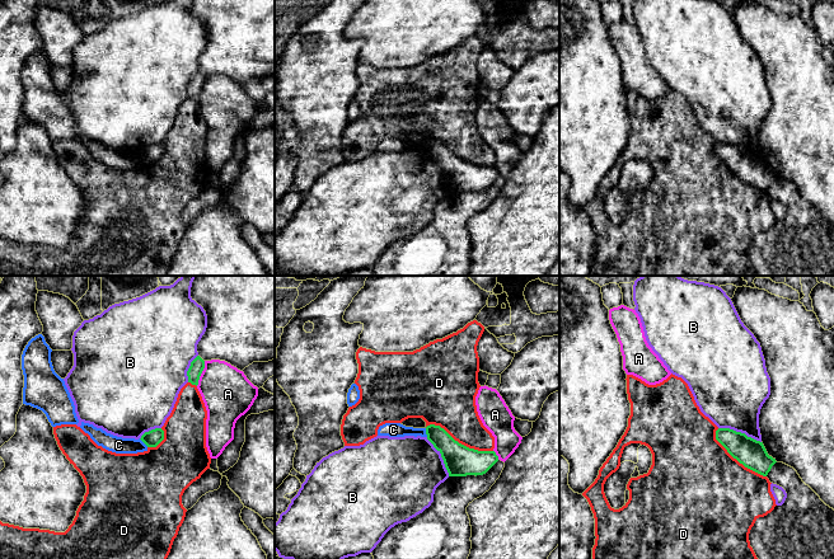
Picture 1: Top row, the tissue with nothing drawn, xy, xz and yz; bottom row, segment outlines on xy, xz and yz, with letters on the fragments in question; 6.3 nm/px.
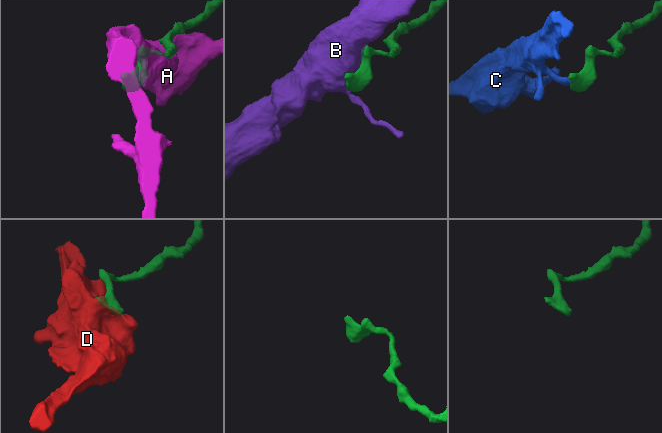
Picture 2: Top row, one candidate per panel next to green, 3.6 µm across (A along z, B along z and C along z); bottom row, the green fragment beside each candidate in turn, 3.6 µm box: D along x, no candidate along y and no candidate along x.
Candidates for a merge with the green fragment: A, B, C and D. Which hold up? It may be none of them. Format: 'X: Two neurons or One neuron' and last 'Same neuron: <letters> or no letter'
A: Two neurons
B: Two neurons
C: Two neurons
D: Two neurons
Same neuron: no letter

